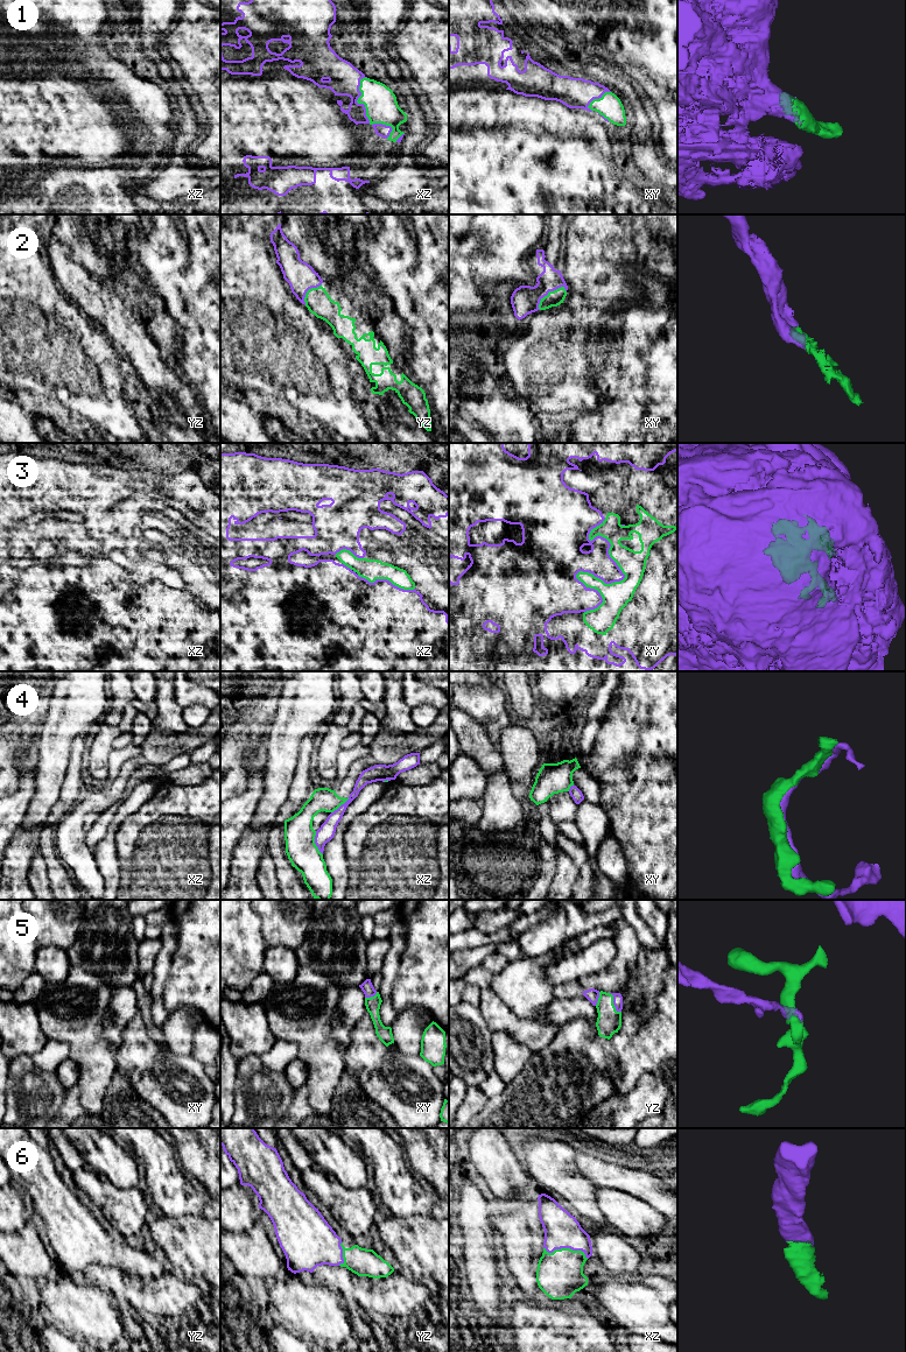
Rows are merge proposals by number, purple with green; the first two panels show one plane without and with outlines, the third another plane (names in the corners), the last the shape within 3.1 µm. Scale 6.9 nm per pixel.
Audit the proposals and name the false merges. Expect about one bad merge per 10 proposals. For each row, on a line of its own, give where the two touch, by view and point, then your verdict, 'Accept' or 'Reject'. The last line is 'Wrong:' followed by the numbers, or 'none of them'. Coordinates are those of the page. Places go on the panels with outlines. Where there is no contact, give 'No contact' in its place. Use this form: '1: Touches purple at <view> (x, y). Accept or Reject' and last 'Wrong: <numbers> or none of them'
1: Touches purple at xz (356, 101). Accept
2: Touches purple at xy (548, 291). Accept
3: Touches purple at xy (612, 582). Accept
4: Touches purple at xz (315, 843). Reject
5: Touches purple at yz (613, 1004). Accept
6: Touches purple at xz (566, 1247). Accept
Wrong: 4

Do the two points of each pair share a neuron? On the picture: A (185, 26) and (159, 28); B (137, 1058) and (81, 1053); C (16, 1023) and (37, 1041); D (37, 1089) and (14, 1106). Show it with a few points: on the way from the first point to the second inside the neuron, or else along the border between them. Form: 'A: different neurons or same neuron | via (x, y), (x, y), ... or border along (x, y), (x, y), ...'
A: different neurons | border along (164, 34), (160, 36)
B: different neurons | border along (114, 1054), (117, 1070)
C: same neuron | via (21, 1028), (33, 1040)
D: same neuron | via (32, 1095), (20, 1106)

